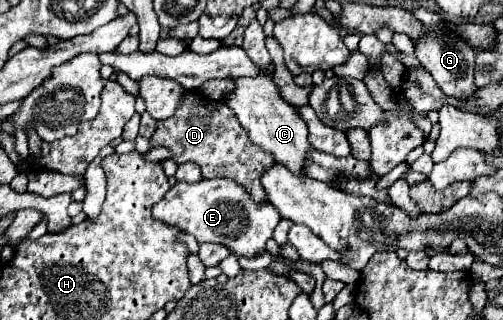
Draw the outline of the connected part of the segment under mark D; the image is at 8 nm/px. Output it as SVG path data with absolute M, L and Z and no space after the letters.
M187 93L173 117L157 121L151 145L167 147L173 153L175 163L197 163L203 179L231 177L243 187L249 187L249 195L253 195L253 199L265 199L265 191L261 191L261 183L257 183L257 171L263 171L269 163L273 163L273 157L249 141L247 131L241 127L233 109L229 109L225 101L211 101L197 93Z

